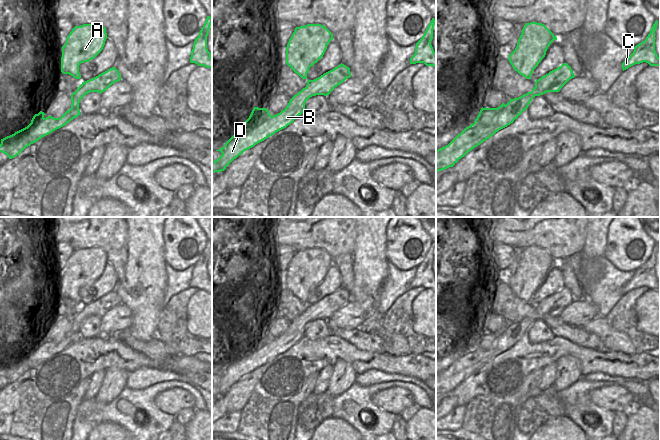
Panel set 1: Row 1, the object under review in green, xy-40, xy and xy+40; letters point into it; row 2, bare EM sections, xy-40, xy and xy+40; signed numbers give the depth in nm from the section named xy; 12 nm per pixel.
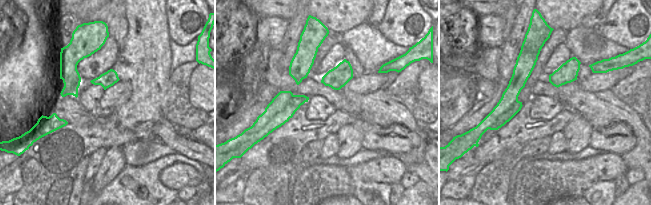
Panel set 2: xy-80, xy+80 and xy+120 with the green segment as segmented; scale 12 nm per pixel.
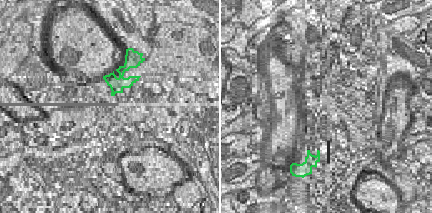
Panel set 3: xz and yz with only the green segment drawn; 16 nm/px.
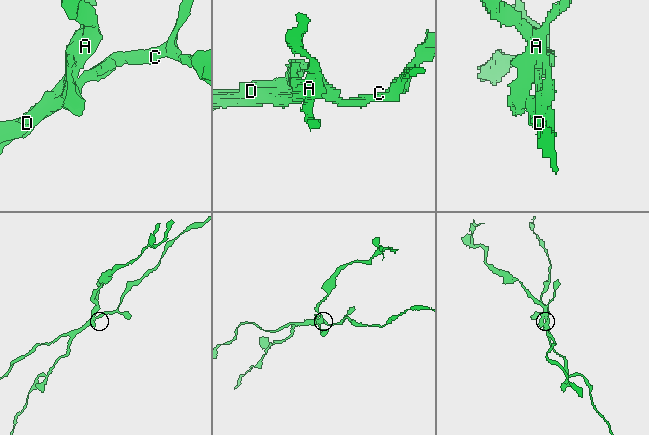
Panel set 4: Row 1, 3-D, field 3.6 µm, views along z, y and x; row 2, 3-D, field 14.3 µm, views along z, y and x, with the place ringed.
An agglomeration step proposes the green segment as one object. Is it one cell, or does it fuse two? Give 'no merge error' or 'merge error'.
merge error

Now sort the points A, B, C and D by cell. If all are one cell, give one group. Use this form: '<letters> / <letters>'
A / B C D

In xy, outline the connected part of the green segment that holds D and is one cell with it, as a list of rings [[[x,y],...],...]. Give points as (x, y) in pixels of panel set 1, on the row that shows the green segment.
[[[340,64],[314,80],[308,80],[307,85],[289,101],[280,113],[273,115],[263,124],[242,123],[241,129],[234,134],[219,150],[222,155],[212,162],[212,174],[221,172],[244,151],[254,147],[276,132],[286,128],[305,112],[306,101],[316,95],[327,96],[335,87],[351,77],[350,68]]]

